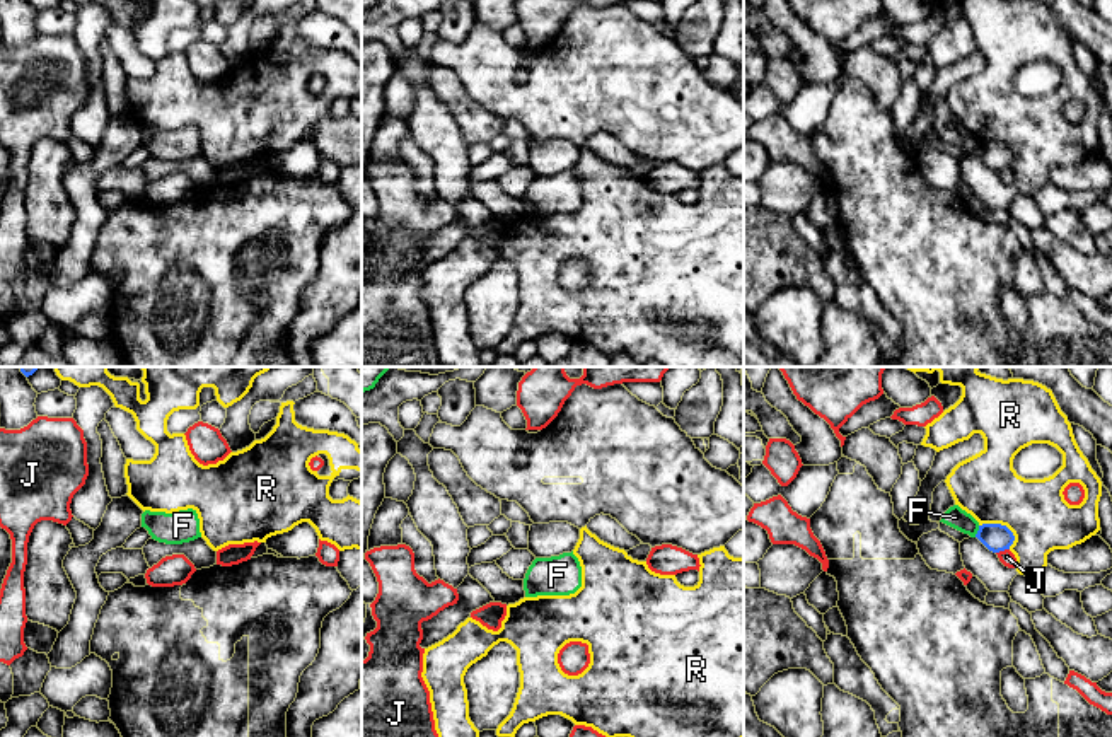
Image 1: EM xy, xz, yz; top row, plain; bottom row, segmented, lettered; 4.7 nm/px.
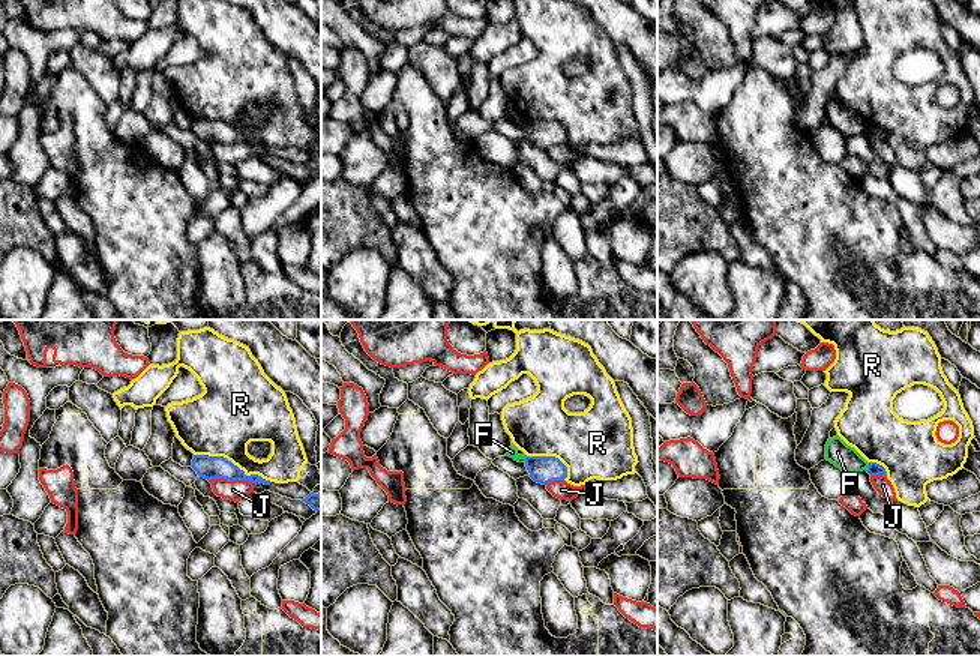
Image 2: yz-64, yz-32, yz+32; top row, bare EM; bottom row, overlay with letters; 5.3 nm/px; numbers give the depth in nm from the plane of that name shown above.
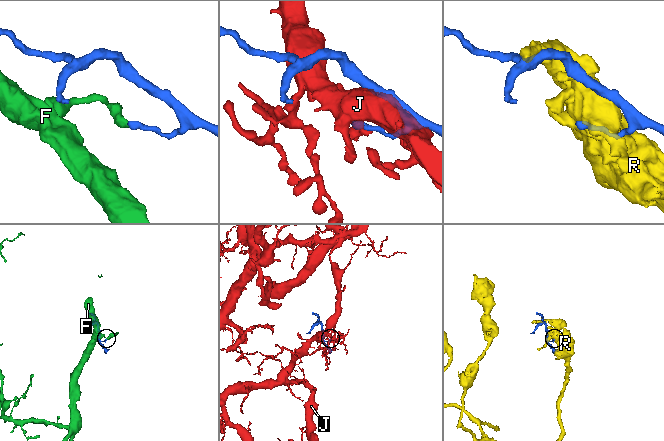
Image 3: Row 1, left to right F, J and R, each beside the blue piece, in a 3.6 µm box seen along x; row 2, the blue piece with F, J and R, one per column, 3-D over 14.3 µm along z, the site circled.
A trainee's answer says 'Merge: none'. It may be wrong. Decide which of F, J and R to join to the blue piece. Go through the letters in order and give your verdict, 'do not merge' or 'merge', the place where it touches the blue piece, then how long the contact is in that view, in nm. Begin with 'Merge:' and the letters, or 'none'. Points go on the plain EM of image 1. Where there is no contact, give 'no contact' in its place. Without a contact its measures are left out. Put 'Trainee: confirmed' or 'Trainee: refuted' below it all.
Merge: none
F: do not merge | yz (978, 149) | 60 nm
J: do not merge | yz (1001, 168) | 70 nm
R: do not merge | yz (1000, 142) | 190 nm
Trainee: confirmed

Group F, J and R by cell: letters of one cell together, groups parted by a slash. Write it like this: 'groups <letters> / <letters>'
groups F / J / R

